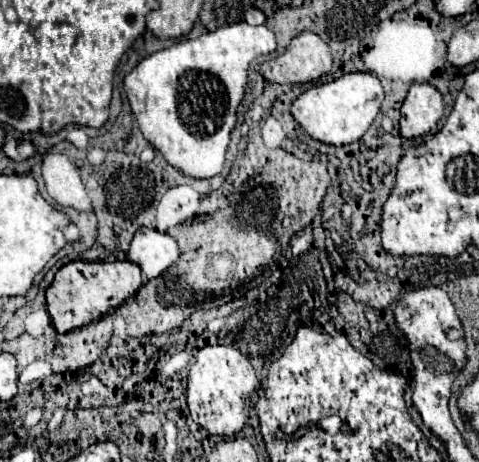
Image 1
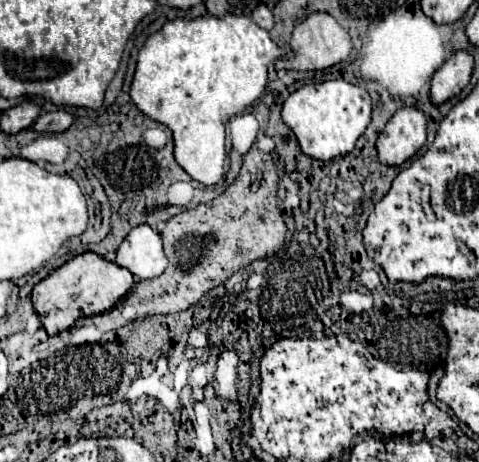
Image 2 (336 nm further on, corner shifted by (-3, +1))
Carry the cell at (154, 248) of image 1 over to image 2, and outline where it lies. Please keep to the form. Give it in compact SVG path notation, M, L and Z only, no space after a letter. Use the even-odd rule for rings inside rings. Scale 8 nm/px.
M149 224L133 228L117 248L115 264L127 268L137 280L161 276L167 268L167 256L161 246L161 236Z

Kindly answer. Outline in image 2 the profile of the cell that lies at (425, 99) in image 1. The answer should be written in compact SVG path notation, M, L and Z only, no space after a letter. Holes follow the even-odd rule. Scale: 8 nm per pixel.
M401 108L377 138L377 156L387 166L399 166L425 144L427 122L417 108Z

